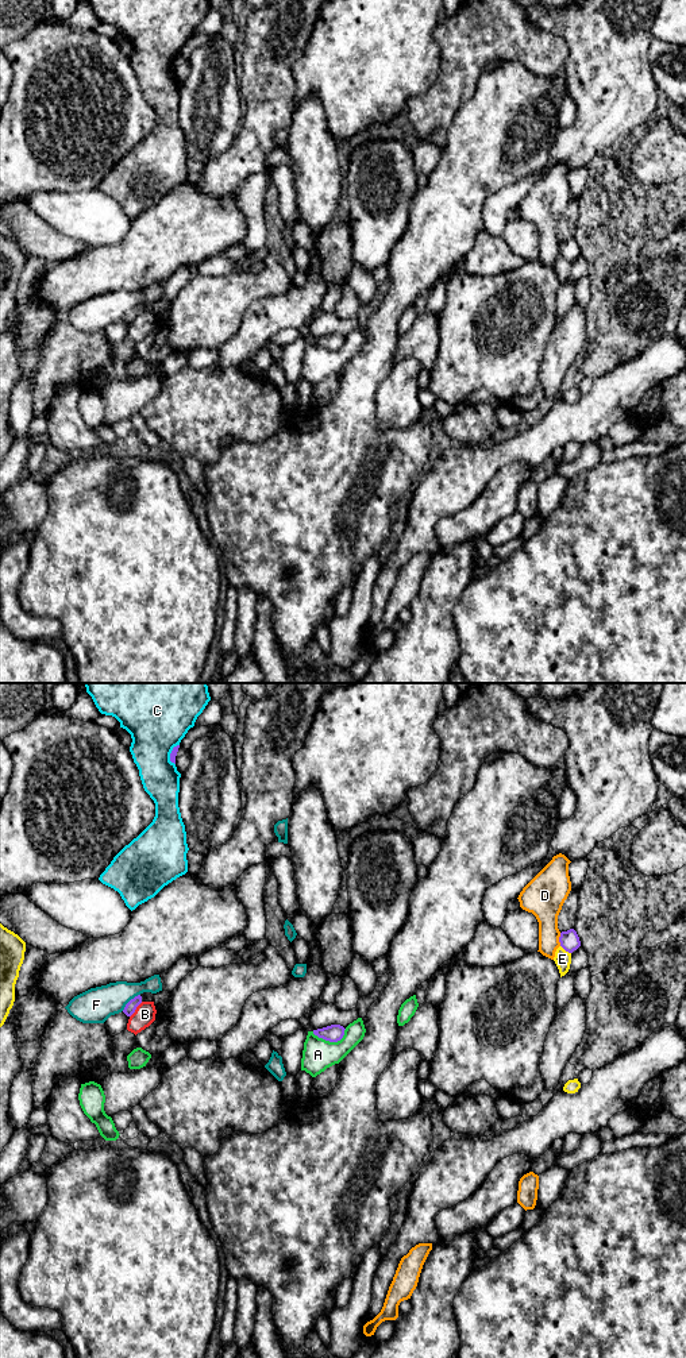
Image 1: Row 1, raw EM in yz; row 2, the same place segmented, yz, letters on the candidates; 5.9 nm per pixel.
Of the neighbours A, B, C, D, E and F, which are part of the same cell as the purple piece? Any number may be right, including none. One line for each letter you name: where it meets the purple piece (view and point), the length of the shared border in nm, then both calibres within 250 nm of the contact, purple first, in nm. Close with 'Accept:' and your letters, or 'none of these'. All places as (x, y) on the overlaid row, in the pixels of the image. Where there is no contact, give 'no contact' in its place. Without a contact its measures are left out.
Accept: none of these

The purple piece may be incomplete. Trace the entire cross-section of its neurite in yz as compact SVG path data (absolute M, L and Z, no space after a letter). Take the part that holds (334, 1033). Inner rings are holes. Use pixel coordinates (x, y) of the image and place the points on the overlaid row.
M331 1025L323 1029L313 1030L313 1034L329 1042L338 1042L344 1035L344 1027L340 1025Z

